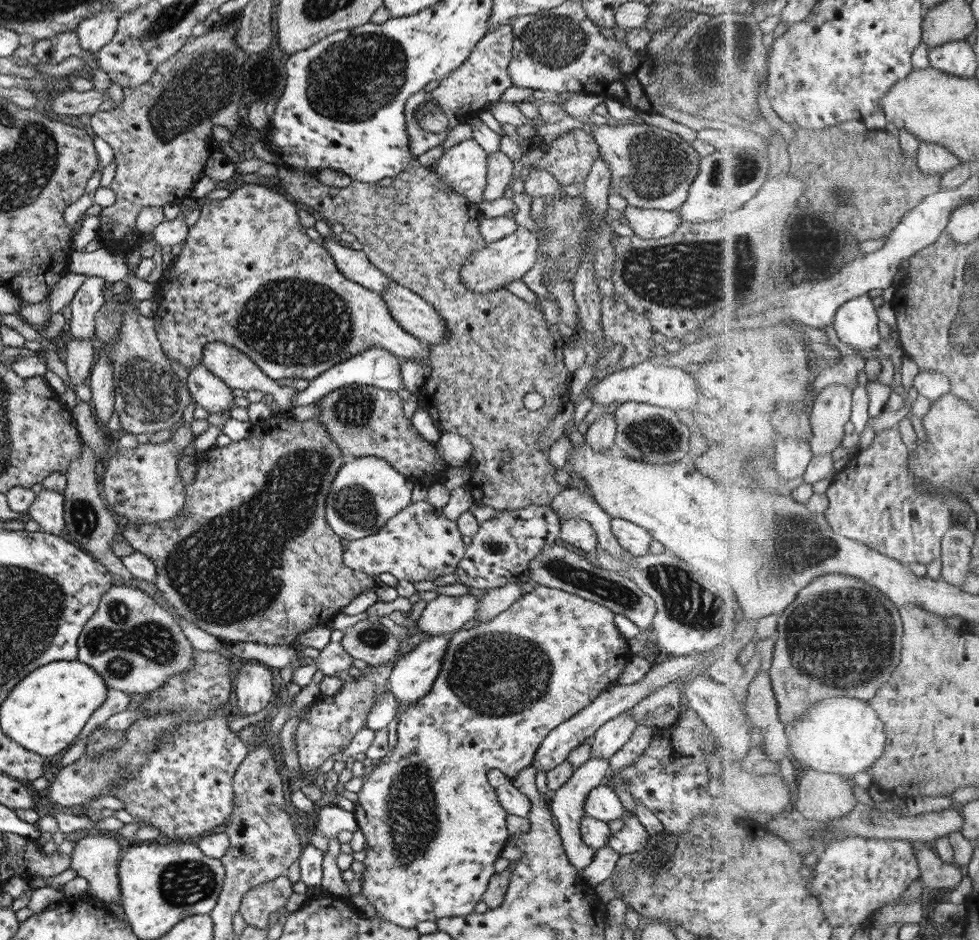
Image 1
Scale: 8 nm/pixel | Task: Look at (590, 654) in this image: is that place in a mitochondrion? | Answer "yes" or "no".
no

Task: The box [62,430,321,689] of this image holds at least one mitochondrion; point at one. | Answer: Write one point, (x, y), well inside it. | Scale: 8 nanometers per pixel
(118, 640)

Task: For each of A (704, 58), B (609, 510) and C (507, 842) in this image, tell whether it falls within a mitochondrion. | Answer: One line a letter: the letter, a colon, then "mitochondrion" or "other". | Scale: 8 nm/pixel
A: mitochondrion
B: other
C: other

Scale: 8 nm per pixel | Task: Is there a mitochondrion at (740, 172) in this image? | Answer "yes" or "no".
yes

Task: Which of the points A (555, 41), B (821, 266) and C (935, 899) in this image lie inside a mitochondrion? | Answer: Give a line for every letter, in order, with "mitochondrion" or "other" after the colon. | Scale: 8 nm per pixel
A: mitochondrion
B: other
C: other

